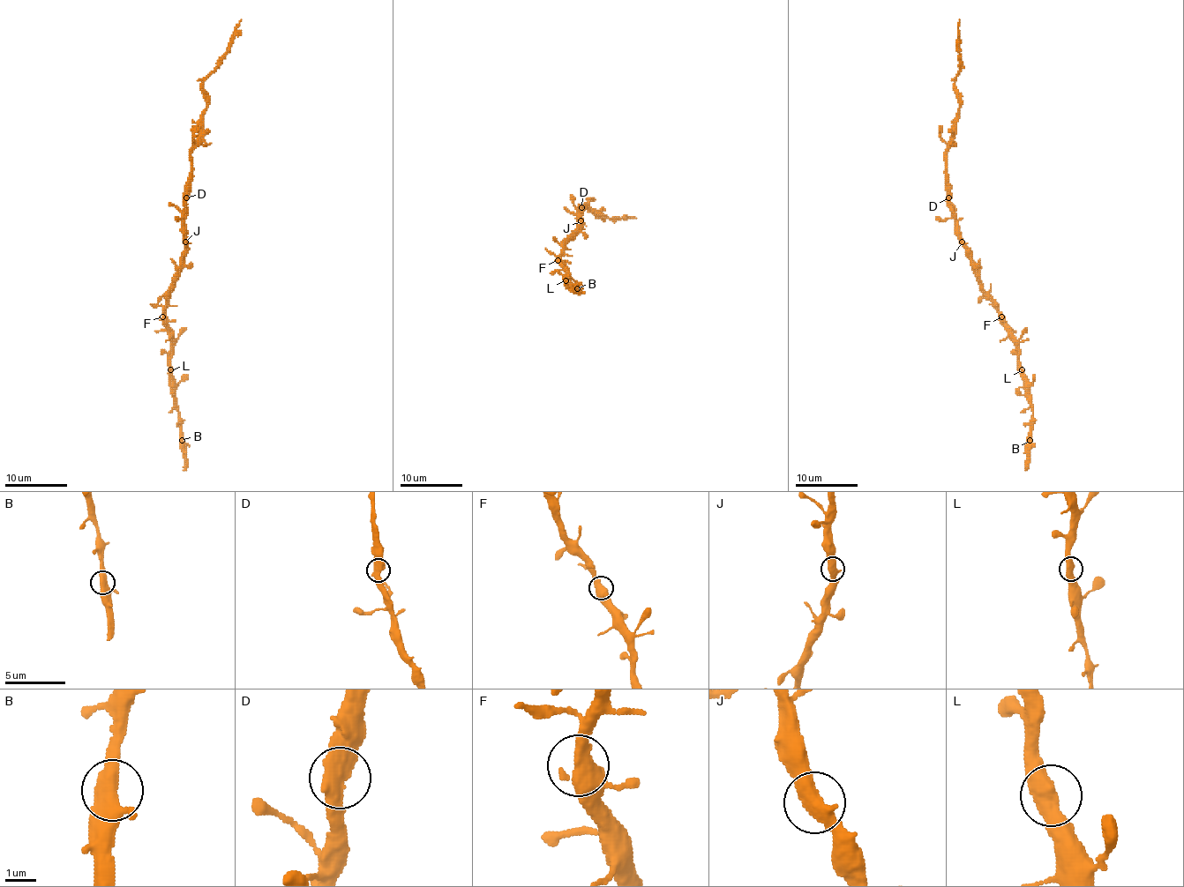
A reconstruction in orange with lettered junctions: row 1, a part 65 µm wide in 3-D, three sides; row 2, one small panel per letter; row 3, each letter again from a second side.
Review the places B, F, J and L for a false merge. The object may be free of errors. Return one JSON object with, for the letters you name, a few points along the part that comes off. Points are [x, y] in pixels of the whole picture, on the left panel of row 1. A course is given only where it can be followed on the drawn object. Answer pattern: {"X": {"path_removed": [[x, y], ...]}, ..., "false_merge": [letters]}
{"false_merge": []}

